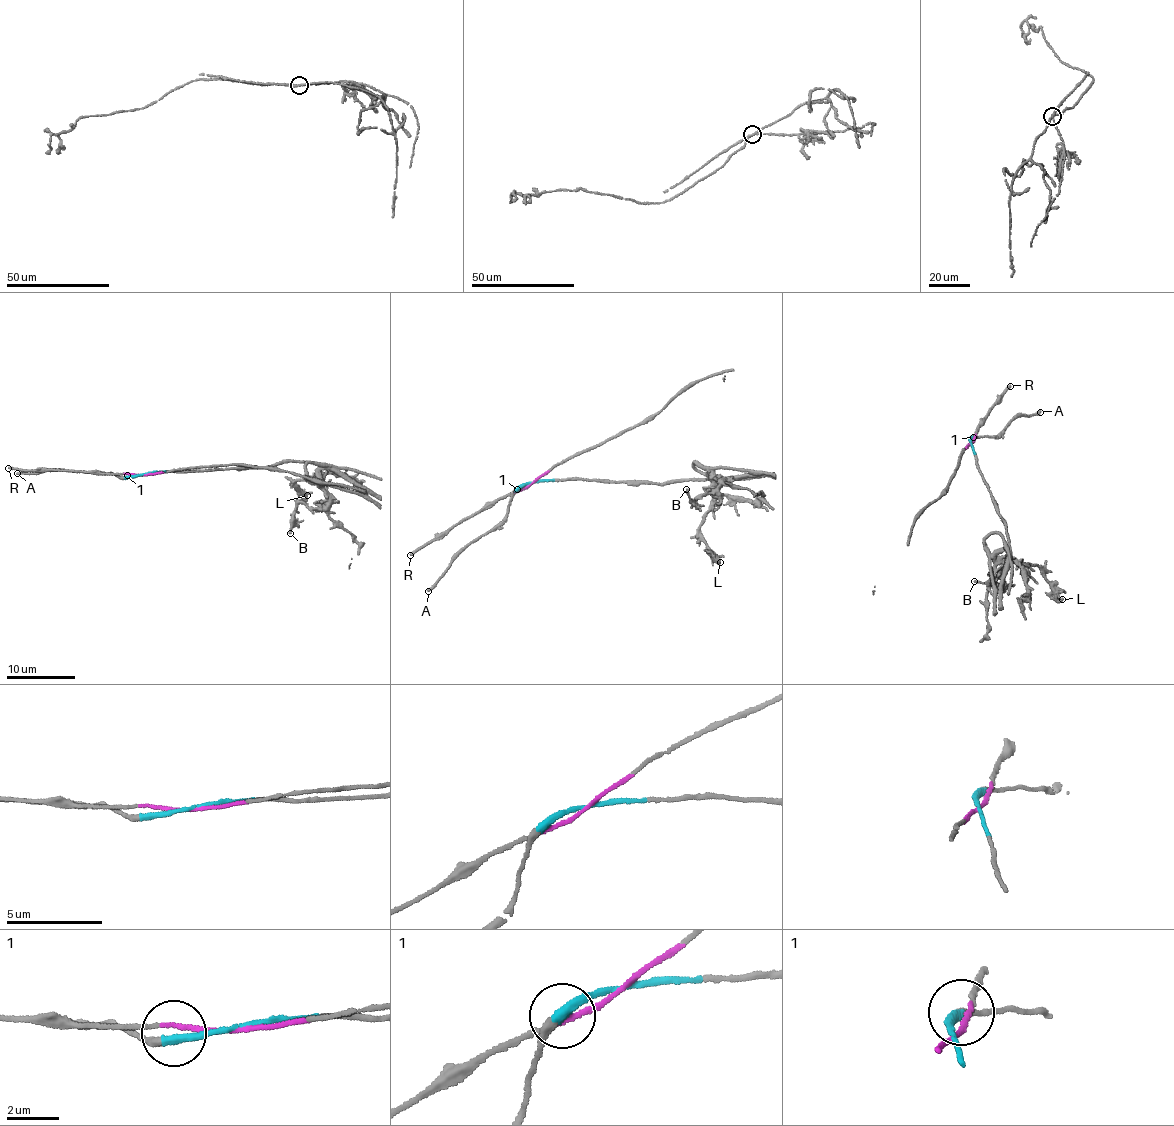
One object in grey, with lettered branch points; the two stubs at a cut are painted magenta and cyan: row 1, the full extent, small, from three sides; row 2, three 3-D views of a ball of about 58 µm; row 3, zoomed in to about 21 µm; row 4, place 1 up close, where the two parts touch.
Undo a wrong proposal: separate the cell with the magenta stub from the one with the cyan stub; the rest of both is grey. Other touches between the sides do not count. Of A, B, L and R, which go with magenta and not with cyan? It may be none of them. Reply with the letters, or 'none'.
R

